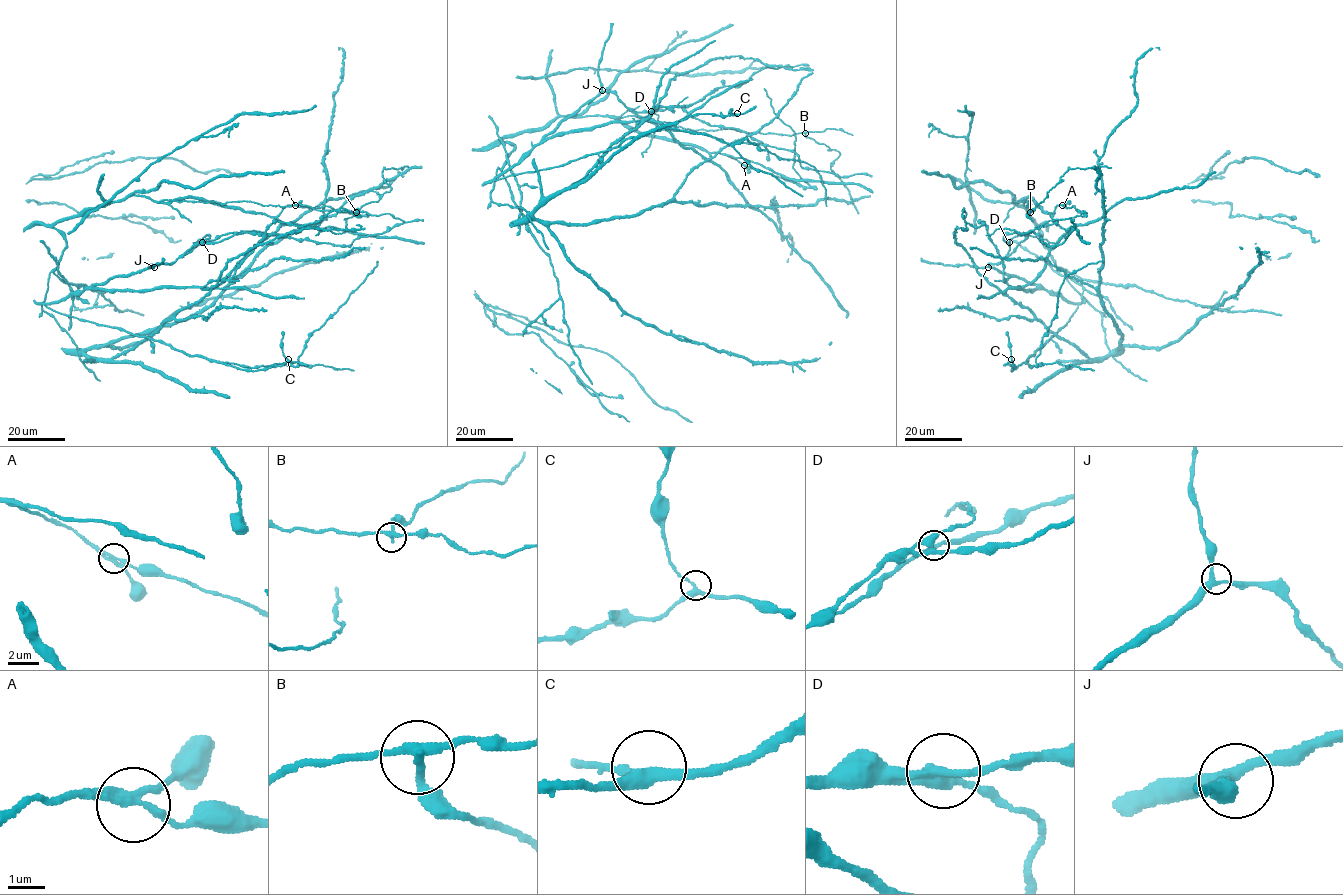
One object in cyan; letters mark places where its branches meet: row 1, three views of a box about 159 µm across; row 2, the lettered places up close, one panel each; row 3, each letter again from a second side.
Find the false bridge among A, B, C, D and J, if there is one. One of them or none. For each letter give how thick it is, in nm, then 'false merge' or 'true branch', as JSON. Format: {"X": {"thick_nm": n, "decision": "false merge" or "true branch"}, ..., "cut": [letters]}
{"A": {"thick_nm": 220, "decision": "true branch"}, "B": {"thick_nm": 240, "decision": "false merge"}, "C": {"thick_nm": 280, "decision": "true branch"}, "D": {"thick_nm": 360, "decision": "true branch"}, "J": {"thick_nm": 280, "decision": "true branch"}, "cut": ["B"]}

